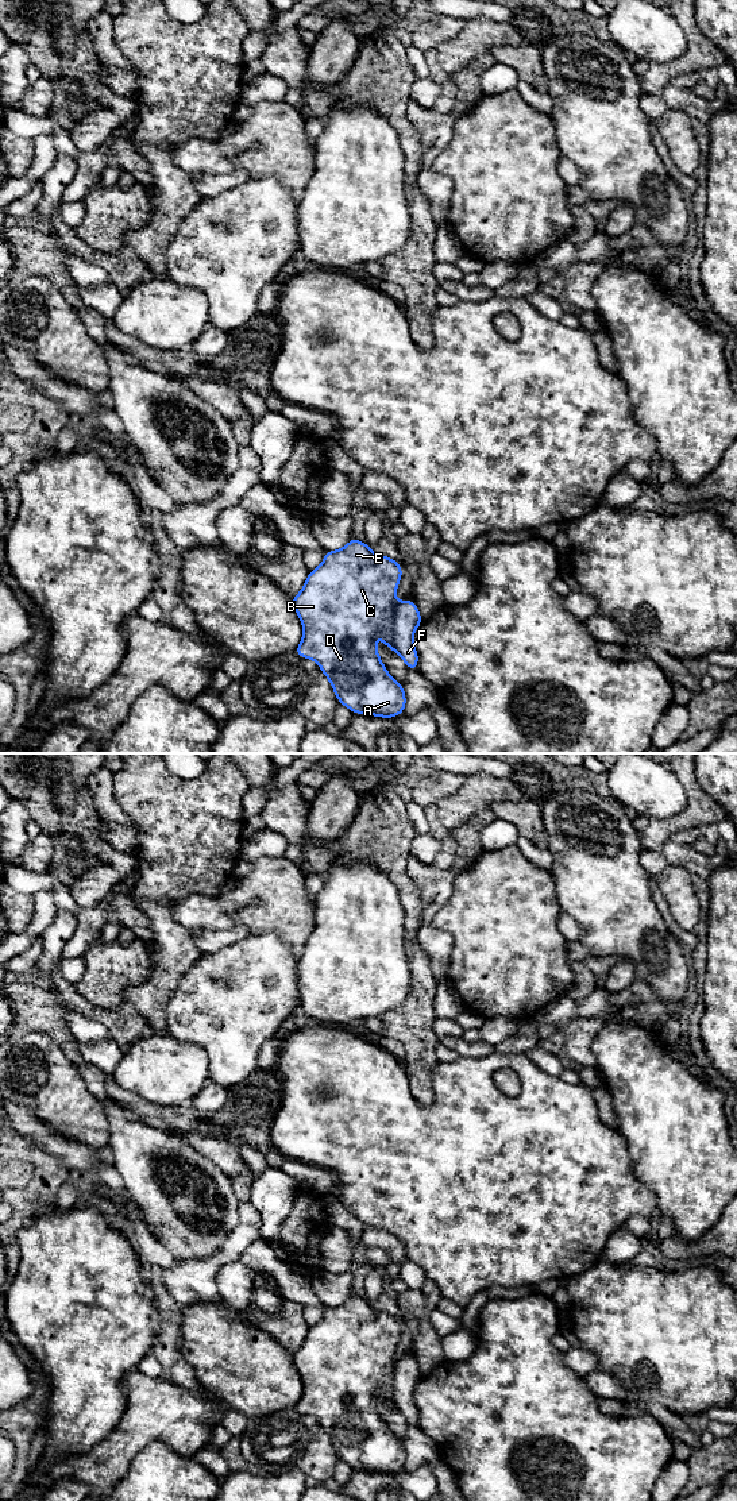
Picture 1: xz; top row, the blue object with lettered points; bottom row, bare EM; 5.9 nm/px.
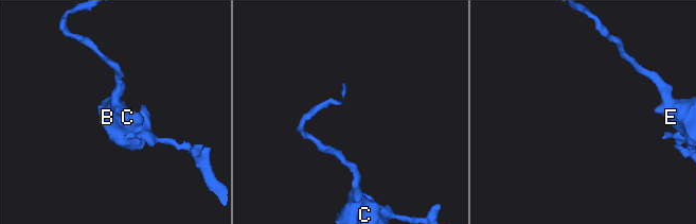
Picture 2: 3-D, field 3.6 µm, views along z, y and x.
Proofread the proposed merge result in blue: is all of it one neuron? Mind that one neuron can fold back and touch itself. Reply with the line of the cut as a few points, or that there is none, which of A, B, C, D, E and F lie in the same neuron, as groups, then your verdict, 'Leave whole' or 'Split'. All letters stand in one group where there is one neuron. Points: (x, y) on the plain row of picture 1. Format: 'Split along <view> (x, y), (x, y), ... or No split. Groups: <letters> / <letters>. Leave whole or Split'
Split along xz (397, 1358), (394, 1363), (394, 1407). Groups: A B C D E / F. Split

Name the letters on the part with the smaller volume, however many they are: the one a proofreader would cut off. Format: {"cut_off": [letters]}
{"cut_off": ["A", "B", "C", "D", "E"]}

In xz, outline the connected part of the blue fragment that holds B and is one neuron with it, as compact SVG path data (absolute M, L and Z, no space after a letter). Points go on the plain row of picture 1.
M351 1292L350 1299L336 1307L325 1307L323 1319L310 1326L301 1347L292 1354L296 1370L302 1378L302 1396L296 1404L296 1411L315 1416L329 1436L337 1458L354 1470L394 1474L404 1469L406 1451L402 1439L397 1438L386 1427L374 1392L379 1389L382 1398L394 1407L394 1363L397 1361L395 1347L404 1326L391 1313L378 1311L370 1301Z

